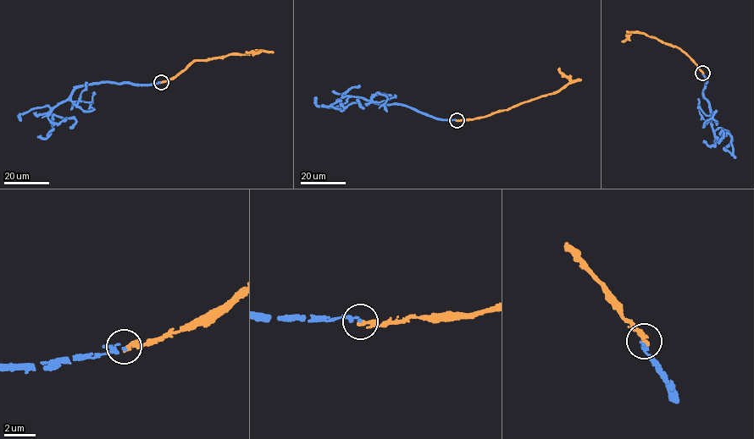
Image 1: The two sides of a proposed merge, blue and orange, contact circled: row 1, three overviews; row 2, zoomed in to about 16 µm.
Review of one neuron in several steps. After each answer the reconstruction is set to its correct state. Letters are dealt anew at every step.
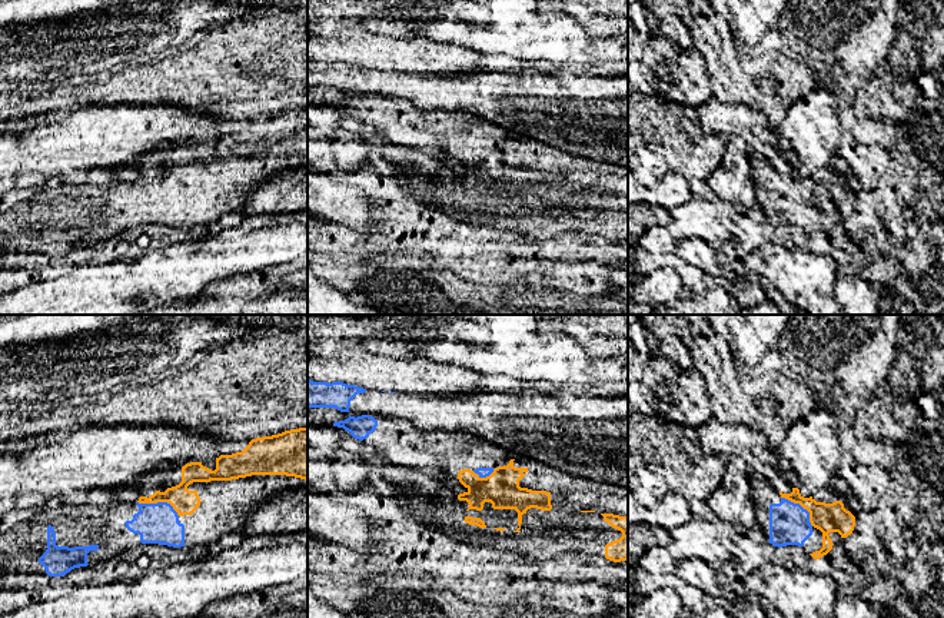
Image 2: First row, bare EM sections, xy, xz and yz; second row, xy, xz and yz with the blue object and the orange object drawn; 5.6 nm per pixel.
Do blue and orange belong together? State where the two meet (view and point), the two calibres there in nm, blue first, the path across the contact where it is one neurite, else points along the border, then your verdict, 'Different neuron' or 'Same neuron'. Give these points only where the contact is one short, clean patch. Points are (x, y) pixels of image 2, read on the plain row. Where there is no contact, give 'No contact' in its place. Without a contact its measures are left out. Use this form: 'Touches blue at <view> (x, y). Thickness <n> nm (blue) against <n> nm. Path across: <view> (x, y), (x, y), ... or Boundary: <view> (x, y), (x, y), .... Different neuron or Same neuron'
Touches blue at xy (160, 182). Thickness 220 nm (blue) against 140 nm. Path across: xy (158, 202), (160, 182), (185, 182). Same neuron

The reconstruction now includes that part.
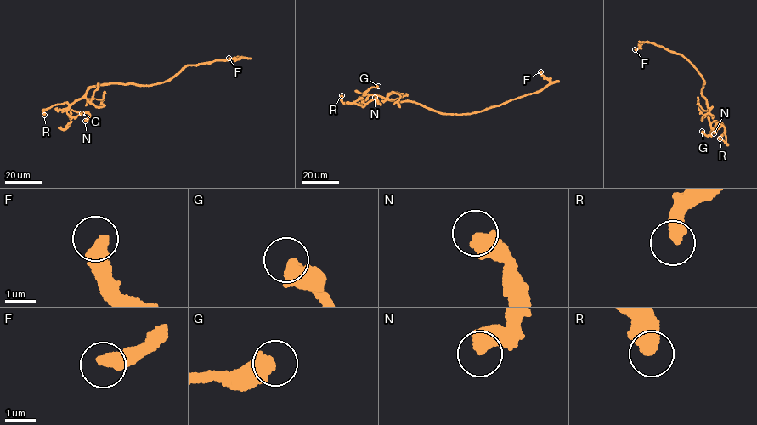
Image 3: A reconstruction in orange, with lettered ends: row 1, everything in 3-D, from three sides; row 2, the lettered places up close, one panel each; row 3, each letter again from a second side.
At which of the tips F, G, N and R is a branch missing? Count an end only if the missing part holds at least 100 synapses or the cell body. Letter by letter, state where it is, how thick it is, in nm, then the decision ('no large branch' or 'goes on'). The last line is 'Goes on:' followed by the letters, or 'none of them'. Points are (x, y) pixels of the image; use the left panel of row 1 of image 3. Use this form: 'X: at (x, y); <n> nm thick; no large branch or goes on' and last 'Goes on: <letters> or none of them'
F: at (228, 58); 480 nm thick; goes on
G: at (81, 113); 550 nm thick; no large branch
N: at (85, 121); 550 nm thick; no large branch
R: at (44, 115); 480 nm thick; no large branch
Goes on: F

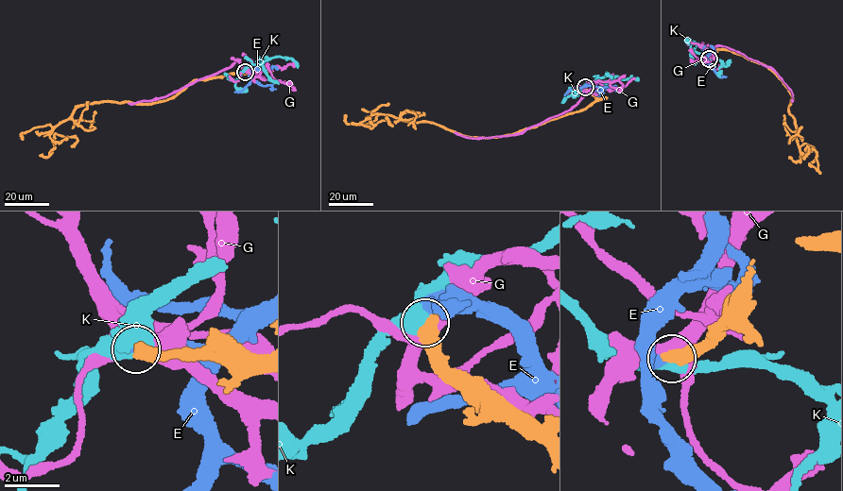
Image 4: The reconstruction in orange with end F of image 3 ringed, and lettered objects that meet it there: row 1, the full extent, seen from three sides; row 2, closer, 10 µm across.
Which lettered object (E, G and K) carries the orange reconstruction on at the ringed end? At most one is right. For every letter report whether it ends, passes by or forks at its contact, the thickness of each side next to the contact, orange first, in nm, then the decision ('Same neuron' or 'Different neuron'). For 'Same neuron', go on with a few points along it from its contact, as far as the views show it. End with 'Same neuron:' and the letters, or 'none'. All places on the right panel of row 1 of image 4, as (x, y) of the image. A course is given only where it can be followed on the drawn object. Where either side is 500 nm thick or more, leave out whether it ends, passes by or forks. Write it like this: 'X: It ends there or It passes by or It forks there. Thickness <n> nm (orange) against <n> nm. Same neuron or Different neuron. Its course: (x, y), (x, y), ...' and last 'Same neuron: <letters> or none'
E: It passes by. Thickness 480 nm (orange) against 400 nm. Different neuron
G: Thickness 550 nm (orange) against 420 nm. Different neuron
K: Thickness 550 nm (orange) against 500 nm. Same neuron. Its course: (709, 59), (693, 50), (689, 43)
Same neuron: K

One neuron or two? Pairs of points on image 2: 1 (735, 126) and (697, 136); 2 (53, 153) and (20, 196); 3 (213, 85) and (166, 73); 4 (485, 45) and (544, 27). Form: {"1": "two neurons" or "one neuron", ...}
{"1": "two neurons", "2": "two neurons", "3": "one neuron", "4": "one neuron"}

